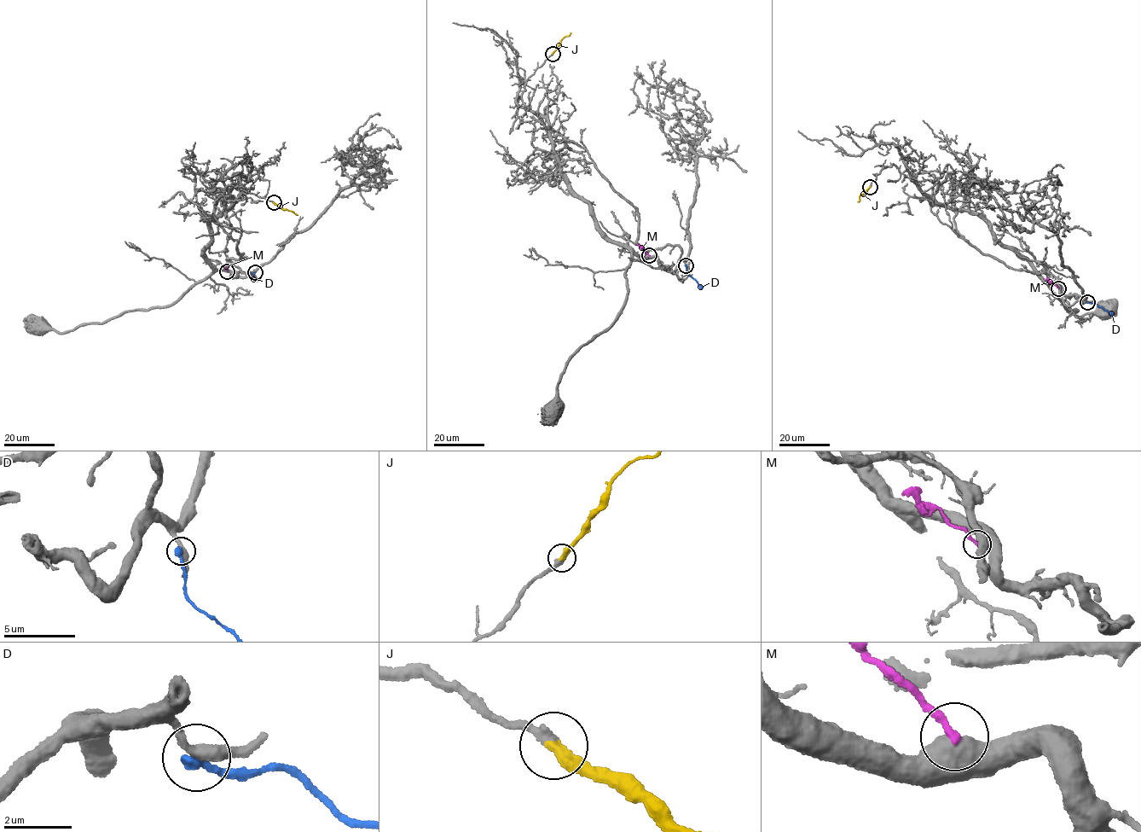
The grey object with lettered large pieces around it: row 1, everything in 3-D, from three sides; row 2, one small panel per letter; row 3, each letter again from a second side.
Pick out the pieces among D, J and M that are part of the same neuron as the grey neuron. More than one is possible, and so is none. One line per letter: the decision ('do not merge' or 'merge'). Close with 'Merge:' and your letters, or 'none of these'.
D: do not merge
J: merge
M: do not merge
Merge: J

